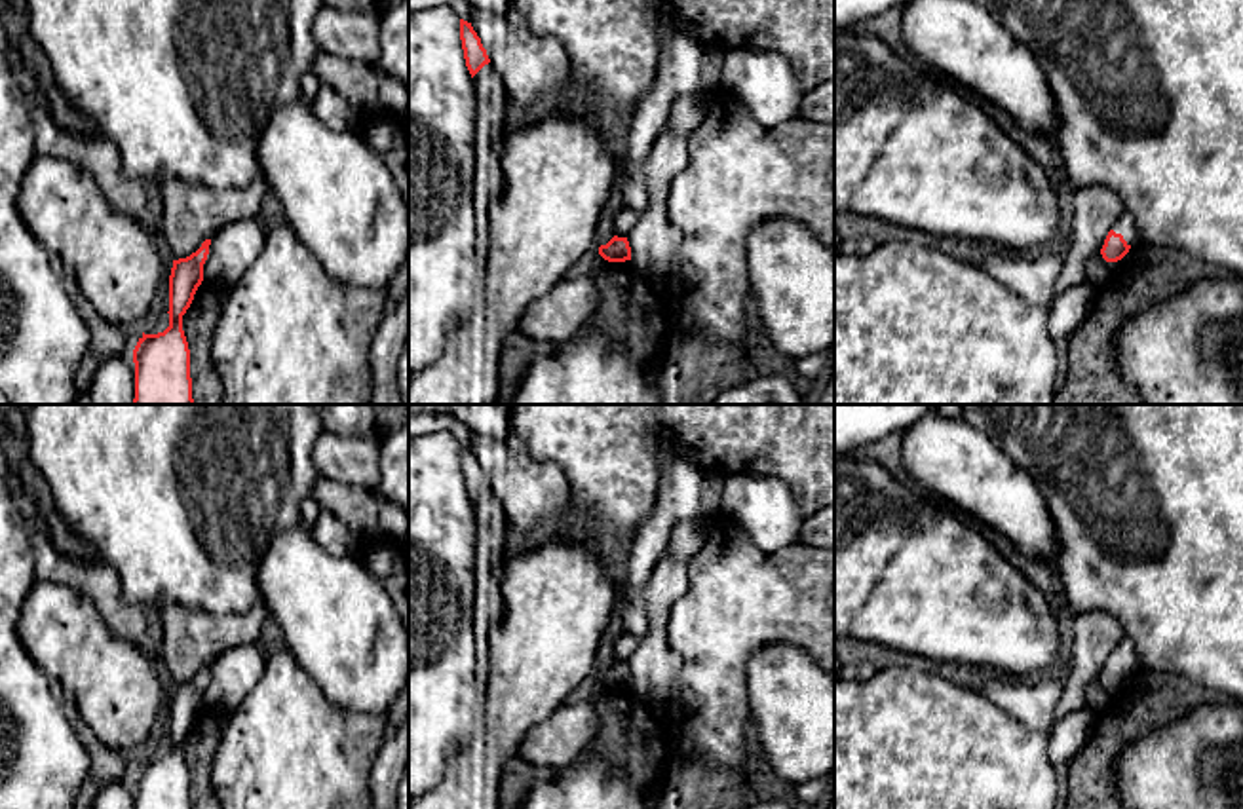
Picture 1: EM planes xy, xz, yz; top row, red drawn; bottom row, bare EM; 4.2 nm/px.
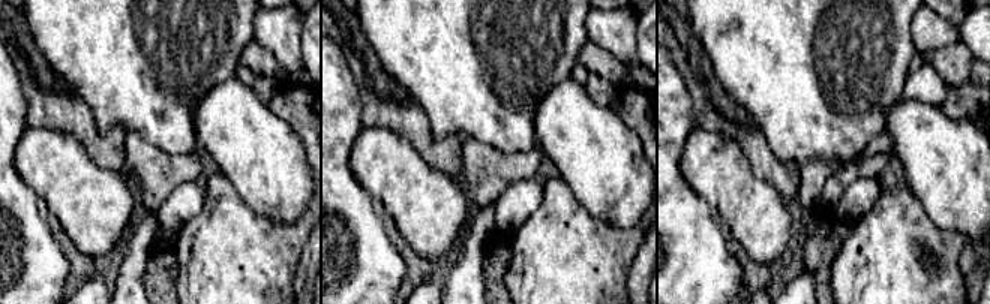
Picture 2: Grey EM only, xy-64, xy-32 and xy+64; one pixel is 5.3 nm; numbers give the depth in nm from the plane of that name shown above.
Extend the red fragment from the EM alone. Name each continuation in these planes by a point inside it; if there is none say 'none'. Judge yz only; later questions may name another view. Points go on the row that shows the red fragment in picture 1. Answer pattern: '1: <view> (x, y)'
1: yz (1126, 225)

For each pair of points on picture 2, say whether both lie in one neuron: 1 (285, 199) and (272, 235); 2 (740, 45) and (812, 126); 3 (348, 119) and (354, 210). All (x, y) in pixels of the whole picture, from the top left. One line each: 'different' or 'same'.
1: different
2: same
3: same

